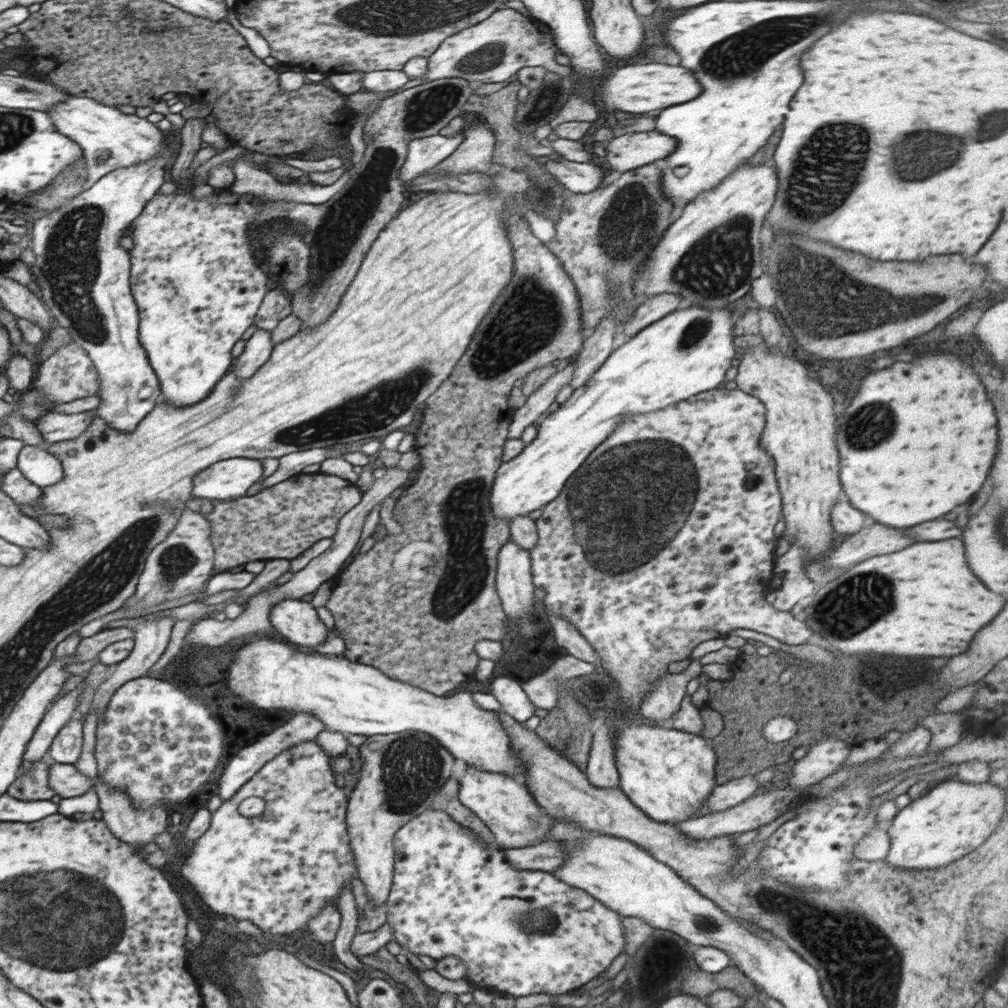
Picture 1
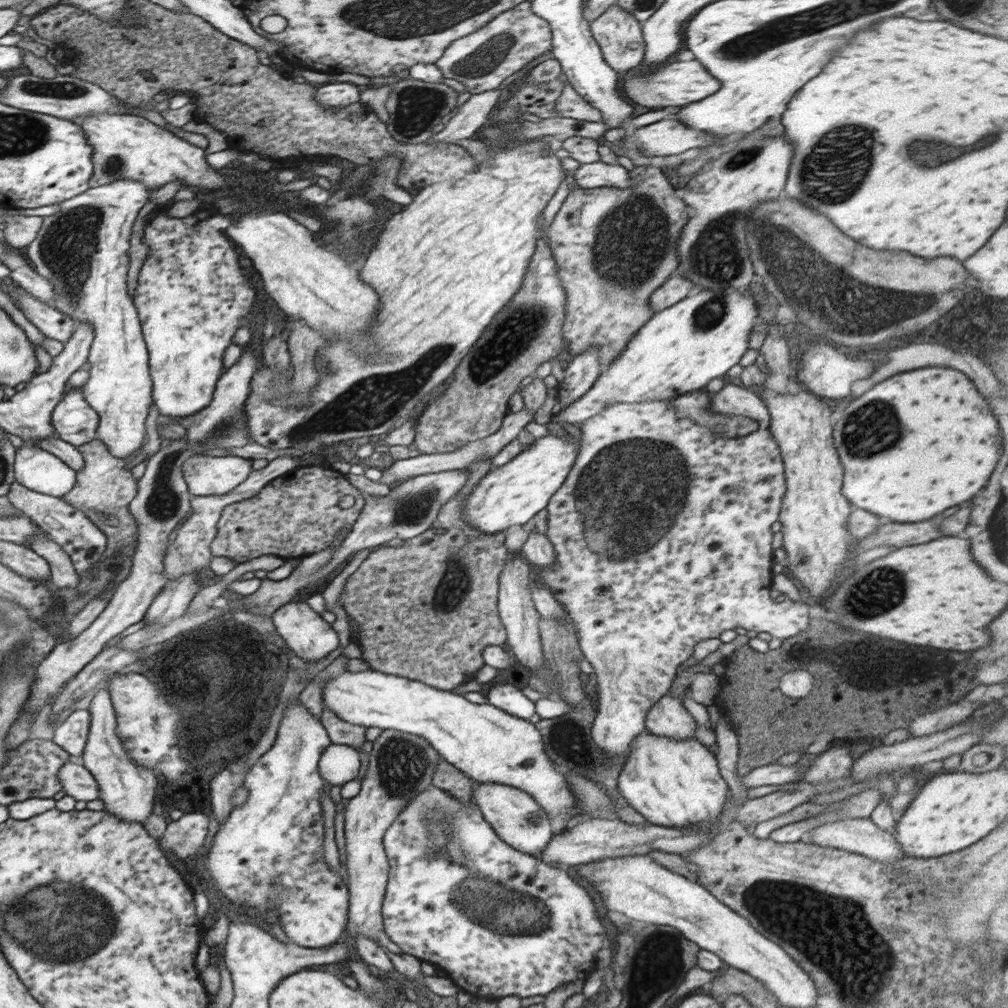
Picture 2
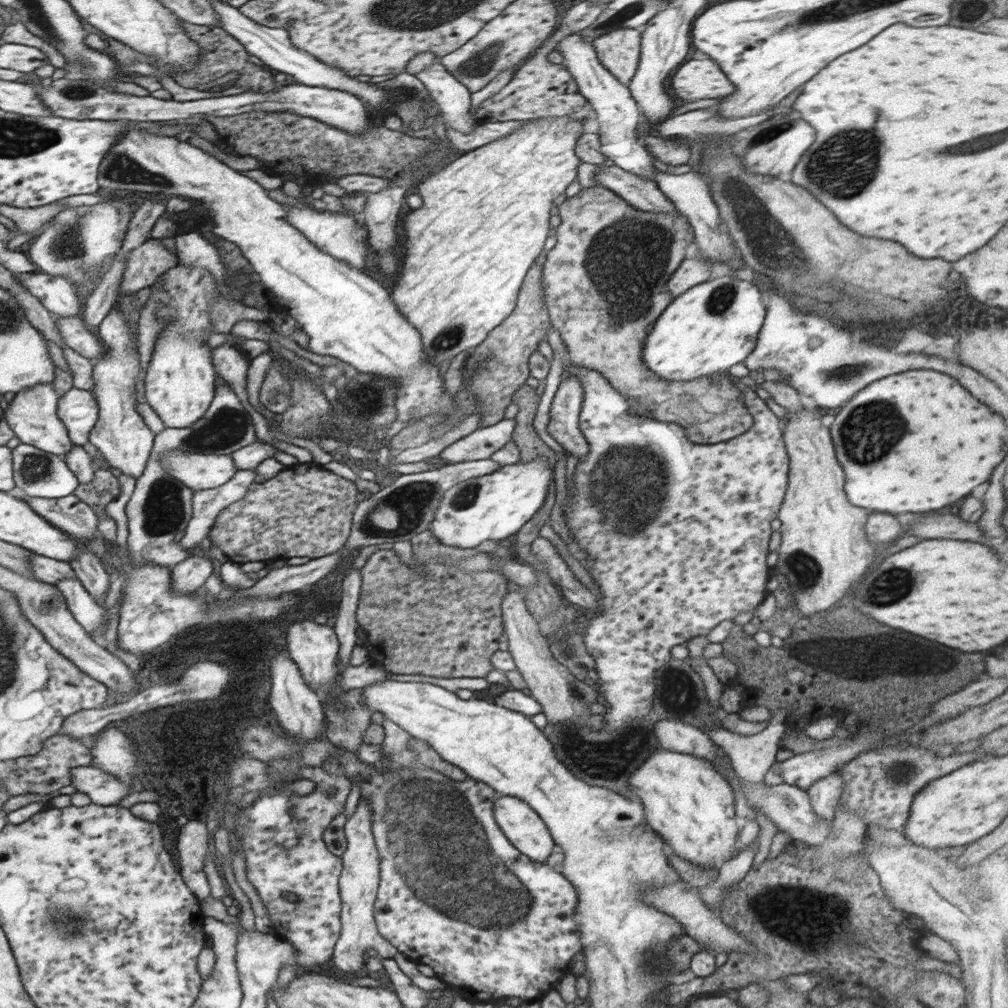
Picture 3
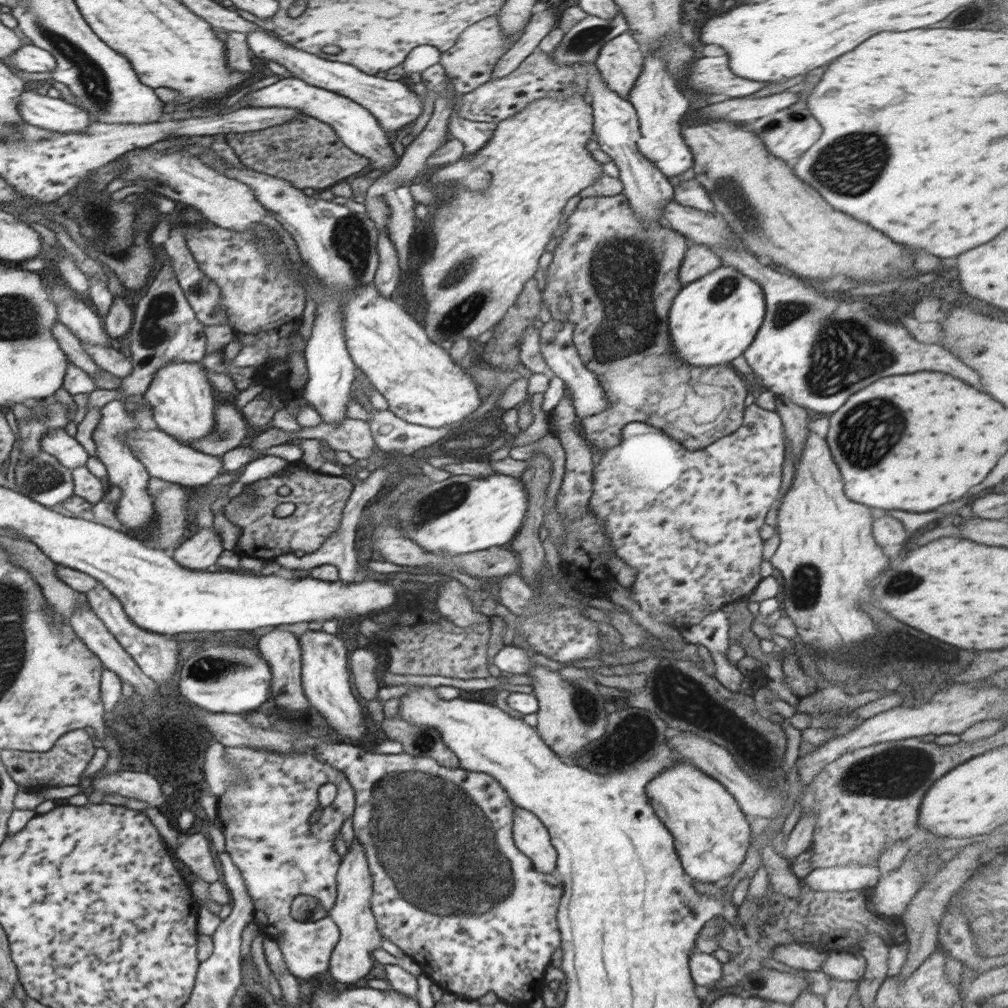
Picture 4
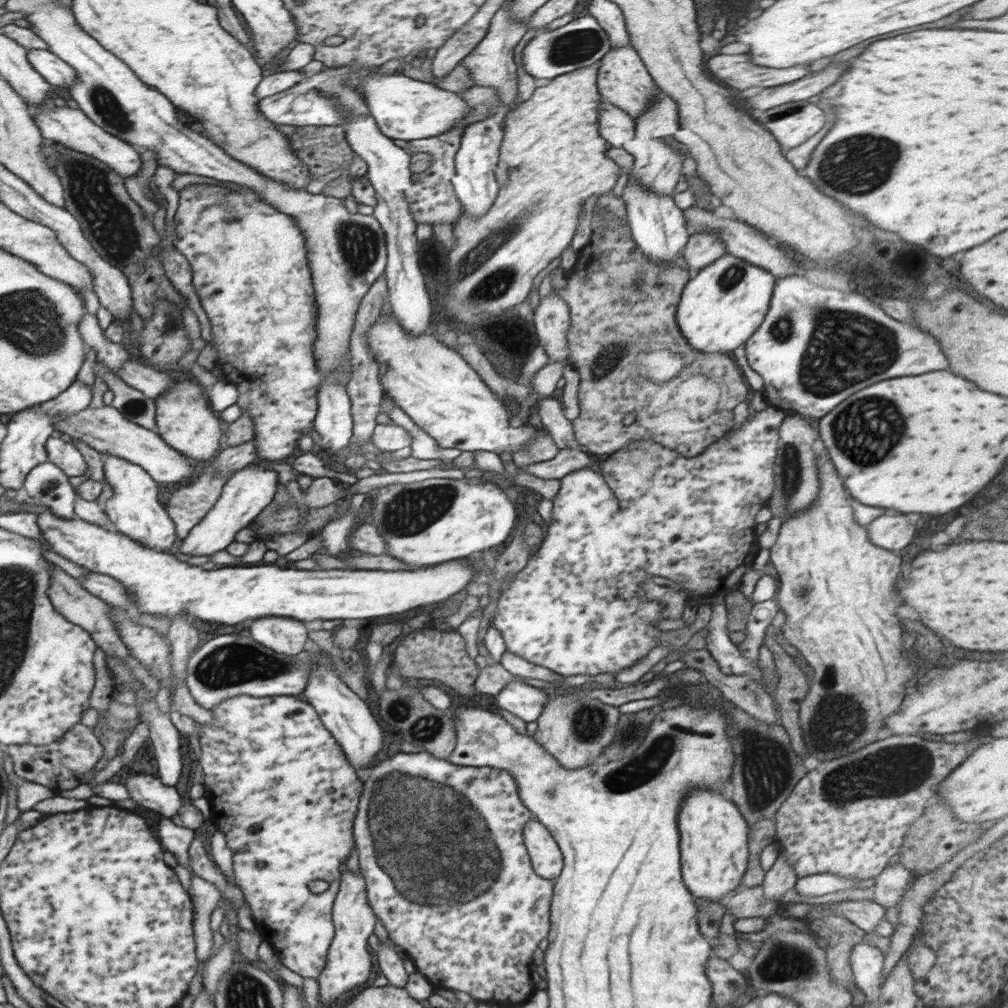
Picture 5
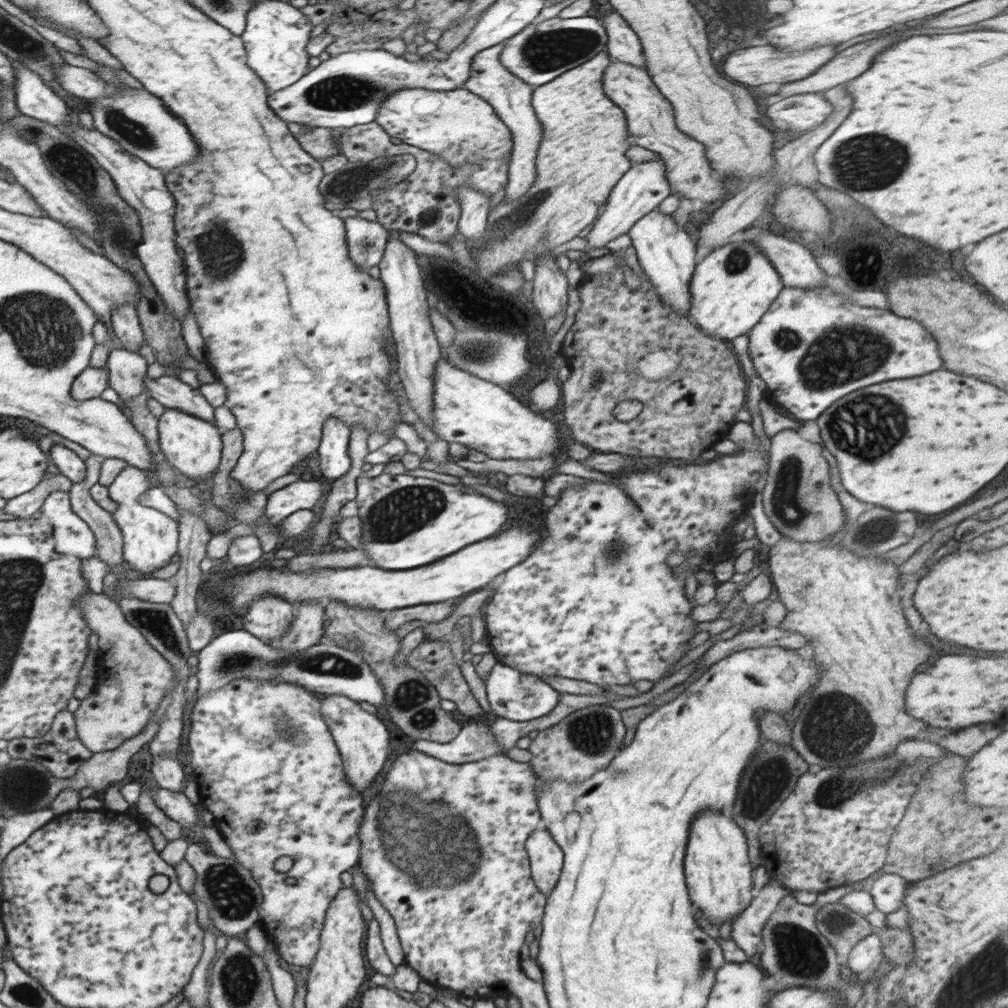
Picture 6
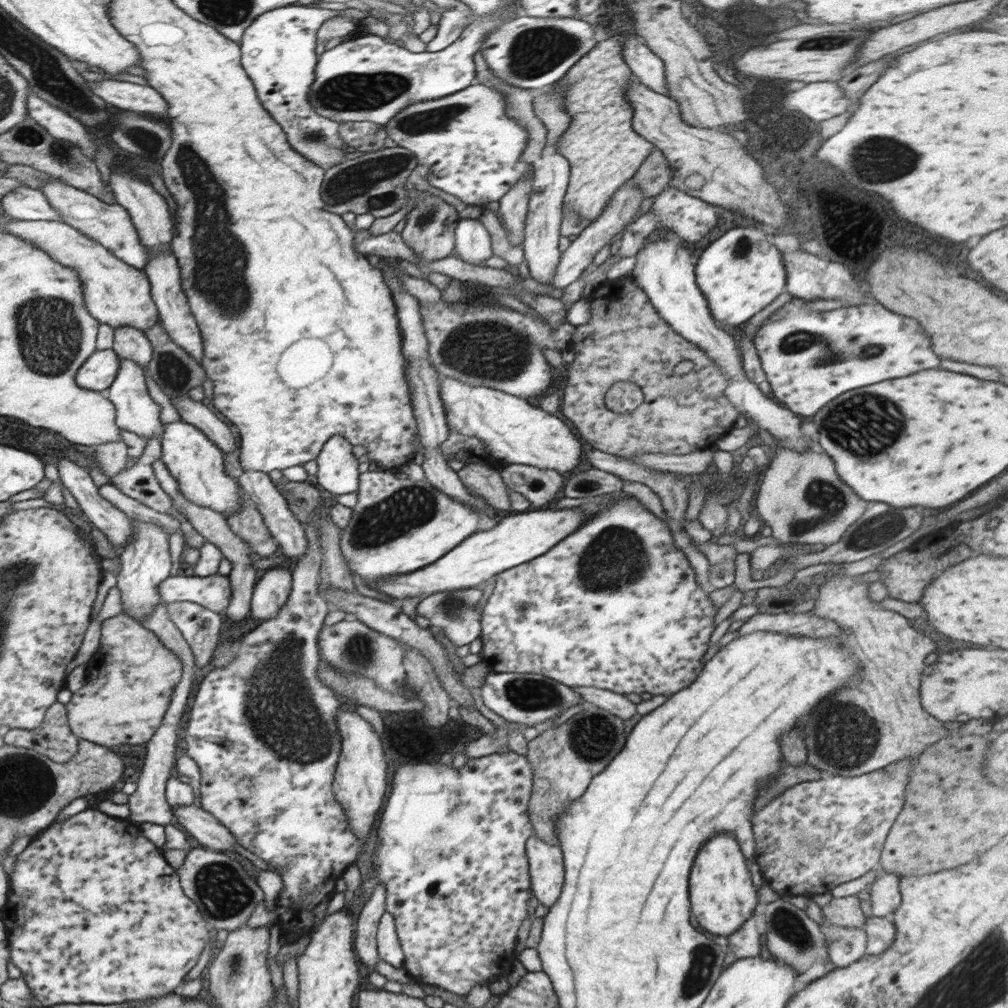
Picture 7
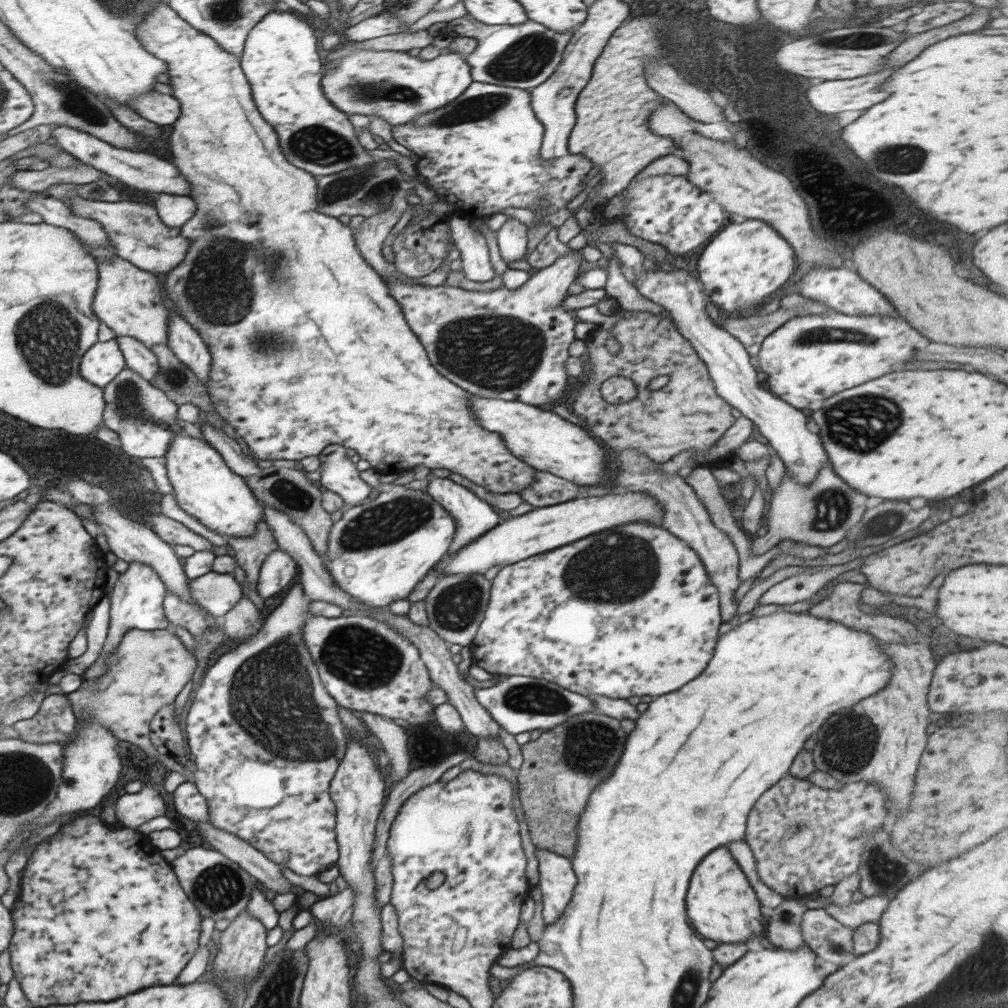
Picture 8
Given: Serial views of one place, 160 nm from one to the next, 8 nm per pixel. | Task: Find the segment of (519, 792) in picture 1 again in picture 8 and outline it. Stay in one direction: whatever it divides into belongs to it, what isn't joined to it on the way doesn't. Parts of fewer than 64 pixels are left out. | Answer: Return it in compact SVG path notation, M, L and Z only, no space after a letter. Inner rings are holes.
M537 849L540 882L537 887L542 891L543 918L546 926L563 915L566 905L574 895L578 878L571 860L546 849Z

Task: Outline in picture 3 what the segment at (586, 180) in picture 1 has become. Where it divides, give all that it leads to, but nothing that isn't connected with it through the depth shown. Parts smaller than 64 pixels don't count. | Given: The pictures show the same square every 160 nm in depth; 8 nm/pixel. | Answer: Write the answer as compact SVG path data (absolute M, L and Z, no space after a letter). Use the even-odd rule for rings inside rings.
M604 164L595 172L593 179L638 210L649 213L678 213L673 202L666 198L656 182L623 171L619 166Z

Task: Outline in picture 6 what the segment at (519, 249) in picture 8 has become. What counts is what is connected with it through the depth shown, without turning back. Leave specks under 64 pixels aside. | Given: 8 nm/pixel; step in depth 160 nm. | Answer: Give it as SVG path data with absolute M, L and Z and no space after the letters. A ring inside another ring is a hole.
M498 43L477 52L471 60L470 76L464 83L464 88L488 102L512 133L514 146L509 161L508 182L504 198L512 202L528 192L535 181L536 155L542 142L542 125L531 103L534 87L512 74L501 63L500 57L504 45L504 43Z

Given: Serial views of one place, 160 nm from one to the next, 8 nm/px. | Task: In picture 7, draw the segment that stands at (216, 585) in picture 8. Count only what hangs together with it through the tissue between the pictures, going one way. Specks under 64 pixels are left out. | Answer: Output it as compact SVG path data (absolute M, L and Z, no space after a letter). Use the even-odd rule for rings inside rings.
M182 572L170 575L157 586L159 597L168 602L195 602L221 615L231 601L231 582L219 573L196 577Z

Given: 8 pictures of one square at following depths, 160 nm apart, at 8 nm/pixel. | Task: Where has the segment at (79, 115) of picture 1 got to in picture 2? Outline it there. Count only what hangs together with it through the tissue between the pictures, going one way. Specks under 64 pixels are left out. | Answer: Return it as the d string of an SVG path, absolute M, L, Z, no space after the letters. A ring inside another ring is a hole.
M100 113L72 121L81 125L86 141L93 148L93 175L89 188L124 178L144 183L150 191L170 181L182 181L188 188L231 188L234 178L222 175L218 168L211 168L205 161L204 149L189 144L142 116Z

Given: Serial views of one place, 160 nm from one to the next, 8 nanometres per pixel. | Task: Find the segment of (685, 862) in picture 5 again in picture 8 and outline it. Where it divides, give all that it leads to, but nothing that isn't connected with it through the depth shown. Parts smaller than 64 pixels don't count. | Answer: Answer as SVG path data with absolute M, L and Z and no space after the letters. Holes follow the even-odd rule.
M727 846L716 848L694 869L686 894L687 915L694 930L717 943L744 943L752 934L759 936L764 928L762 906L755 891L735 862Z

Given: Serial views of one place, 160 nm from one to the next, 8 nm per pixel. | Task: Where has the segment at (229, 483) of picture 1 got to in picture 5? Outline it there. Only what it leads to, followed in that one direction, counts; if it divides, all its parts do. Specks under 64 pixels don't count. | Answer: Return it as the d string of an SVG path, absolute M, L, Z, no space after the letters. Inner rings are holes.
M111 405L94 409L87 407L81 412L55 422L55 428L64 434L69 434L72 439L80 439L102 454L111 454L137 464L160 485L186 482L186 478L196 474L196 462L166 444L156 430L130 422Z

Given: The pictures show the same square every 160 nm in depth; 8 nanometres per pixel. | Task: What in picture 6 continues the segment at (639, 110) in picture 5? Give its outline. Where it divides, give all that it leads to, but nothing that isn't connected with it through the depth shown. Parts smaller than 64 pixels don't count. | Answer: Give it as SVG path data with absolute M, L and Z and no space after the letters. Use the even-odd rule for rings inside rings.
M612 60L603 74L603 91L624 111L627 130L629 135L635 136L637 145L650 149L650 152L656 152L665 161L671 195L678 195L680 198L685 196L701 205L708 202L716 204L719 198L728 197L728 178L717 174L710 166L702 143L676 128L671 102L659 91L646 69Z

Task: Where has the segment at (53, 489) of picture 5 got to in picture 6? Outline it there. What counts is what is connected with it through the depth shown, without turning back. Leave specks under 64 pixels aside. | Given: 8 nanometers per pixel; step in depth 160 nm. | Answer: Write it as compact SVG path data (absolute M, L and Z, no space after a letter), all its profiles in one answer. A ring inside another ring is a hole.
M55 490L51 492L41 506L40 513L49 518L53 524L53 535L55 538L56 549L62 554L73 554L80 559L87 559L96 556L95 536L92 529L78 516L74 514L71 507L69 491Z

